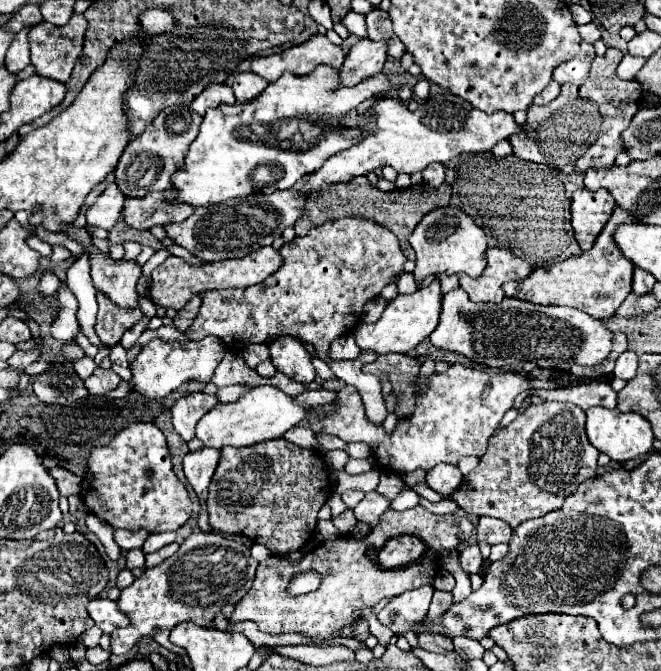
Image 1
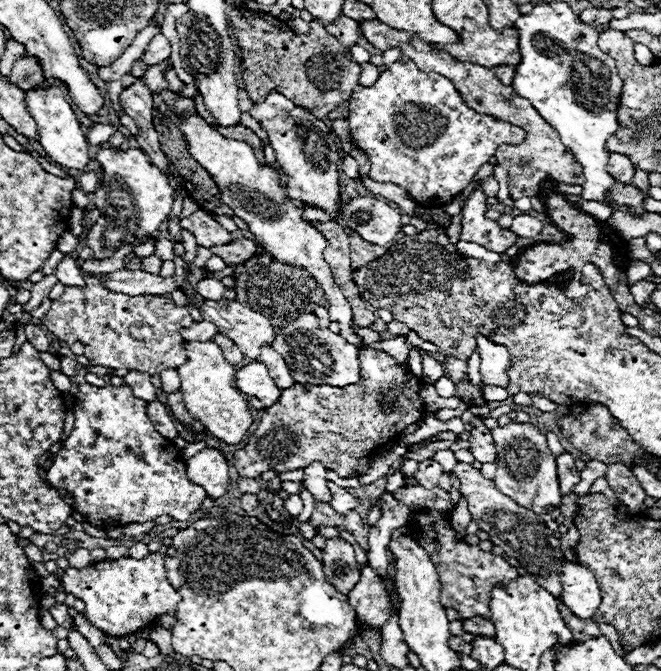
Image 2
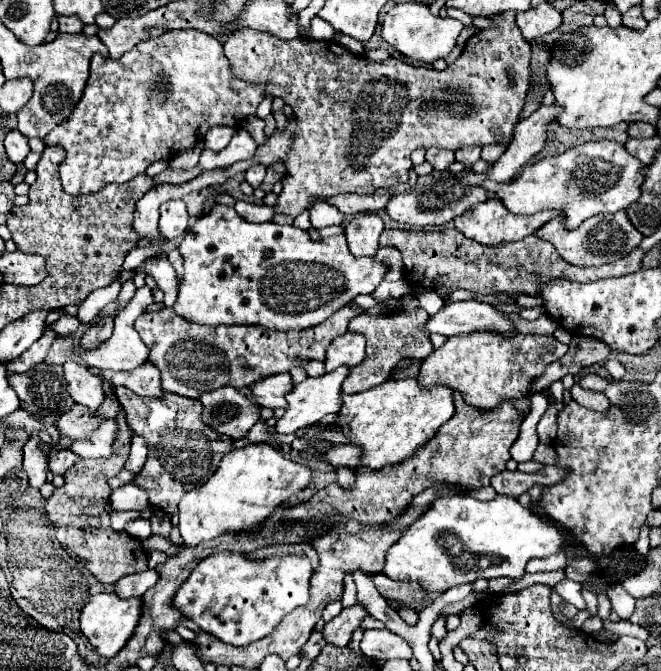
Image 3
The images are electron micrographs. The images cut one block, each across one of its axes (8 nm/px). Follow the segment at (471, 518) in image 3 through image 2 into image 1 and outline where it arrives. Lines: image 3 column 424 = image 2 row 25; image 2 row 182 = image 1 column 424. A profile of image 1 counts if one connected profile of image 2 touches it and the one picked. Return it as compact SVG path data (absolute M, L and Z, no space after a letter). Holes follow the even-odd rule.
M424 584L414 590L406 590L404 594L396 596L380 610L378 622L390 628L394 636L404 636L406 632L420 634L432 594L434 588L430 584Z

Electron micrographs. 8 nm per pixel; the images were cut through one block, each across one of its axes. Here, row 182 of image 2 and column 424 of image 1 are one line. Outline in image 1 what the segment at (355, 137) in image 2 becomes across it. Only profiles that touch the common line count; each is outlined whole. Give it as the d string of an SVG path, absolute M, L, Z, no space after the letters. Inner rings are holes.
M454 364L444 374L428 378L426 392L416 394L414 414L400 420L392 434L386 434L382 426L370 424L362 398L352 386L338 392L336 410L326 412L322 416L322 424L326 434L334 434L344 442L368 444L382 472L412 472L416 468L432 470L440 462L458 464L462 456L482 456L494 428L512 408L514 398L522 392L528 392L528 378L524 374L496 372L492 368L472 370L462 364ZM486 388L490 388L488 394L484 394Z

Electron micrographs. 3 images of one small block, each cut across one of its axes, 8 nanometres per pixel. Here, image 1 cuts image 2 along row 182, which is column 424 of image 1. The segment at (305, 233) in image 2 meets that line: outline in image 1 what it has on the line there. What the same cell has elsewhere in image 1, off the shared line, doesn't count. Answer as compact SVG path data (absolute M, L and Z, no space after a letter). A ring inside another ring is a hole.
M446 206L436 208L430 214L426 214L420 224L414 228L410 236L410 246L416 252L416 268L412 272L416 284L420 284L424 278L434 274L468 274L468 276L480 276L484 272L484 252L486 252L486 234L480 226L474 224L474 218L460 212L458 208Z

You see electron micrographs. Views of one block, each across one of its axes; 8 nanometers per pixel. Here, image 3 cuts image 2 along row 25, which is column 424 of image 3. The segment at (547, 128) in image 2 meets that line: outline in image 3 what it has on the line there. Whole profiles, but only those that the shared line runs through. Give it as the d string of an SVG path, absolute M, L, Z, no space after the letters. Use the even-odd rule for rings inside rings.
M472 332L450 336L440 348L436 348L428 358L424 358L418 374L418 382L424 386L444 384L452 390L460 390L470 406L490 410L502 400L516 400L516 406L524 412L530 410L528 384L544 372L550 362L560 360L568 350L566 344L558 342L554 336L520 334L512 340L496 336L496 332Z

